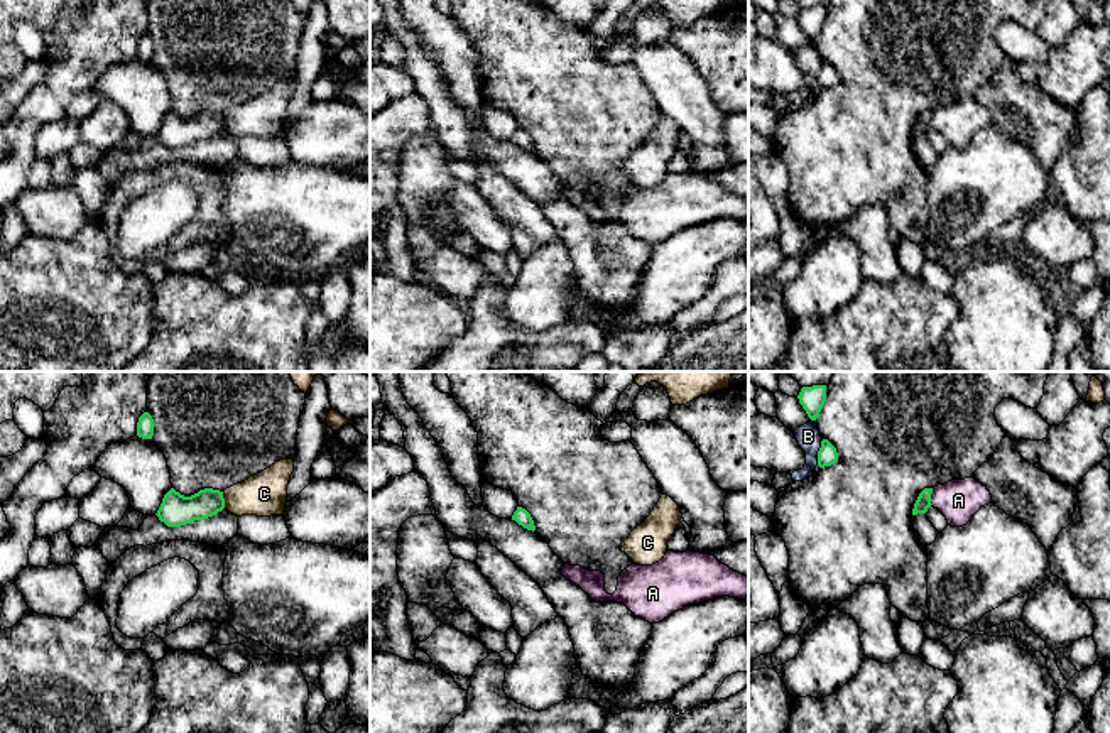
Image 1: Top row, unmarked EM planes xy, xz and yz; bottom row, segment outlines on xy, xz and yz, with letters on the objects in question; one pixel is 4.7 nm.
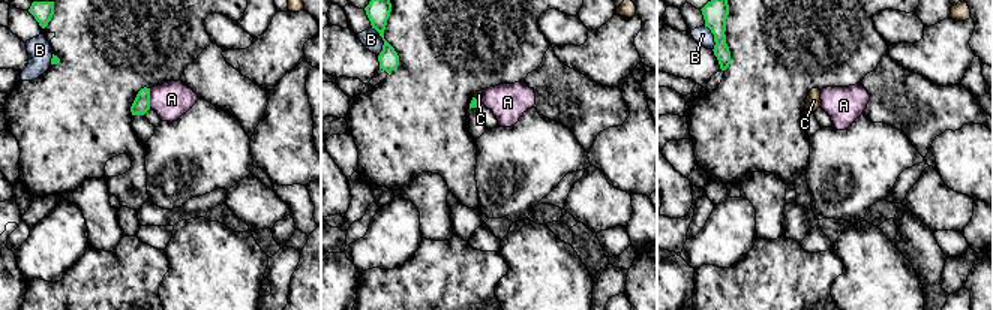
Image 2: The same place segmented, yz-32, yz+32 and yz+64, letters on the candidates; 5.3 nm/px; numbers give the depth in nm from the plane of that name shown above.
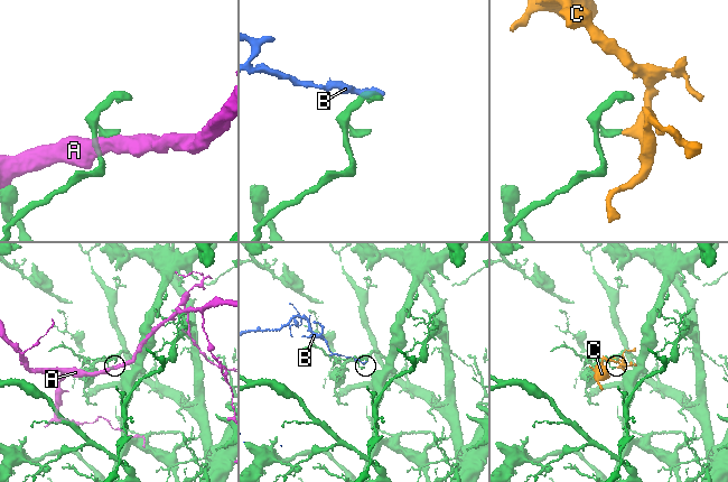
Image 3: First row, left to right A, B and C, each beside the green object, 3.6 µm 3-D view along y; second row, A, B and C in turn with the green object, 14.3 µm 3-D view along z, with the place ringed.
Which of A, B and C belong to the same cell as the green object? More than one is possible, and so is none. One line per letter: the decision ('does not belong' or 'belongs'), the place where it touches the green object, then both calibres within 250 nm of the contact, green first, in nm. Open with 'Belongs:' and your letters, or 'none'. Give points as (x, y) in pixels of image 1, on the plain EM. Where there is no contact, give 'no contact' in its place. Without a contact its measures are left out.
Belongs: none
A: does not belong | yz (930, 119) | 70/200 nm
B: does not belong | yz (818, 75) | 90/120 nm
C: does not belong | xy (223, 122) | 150/200 nm

